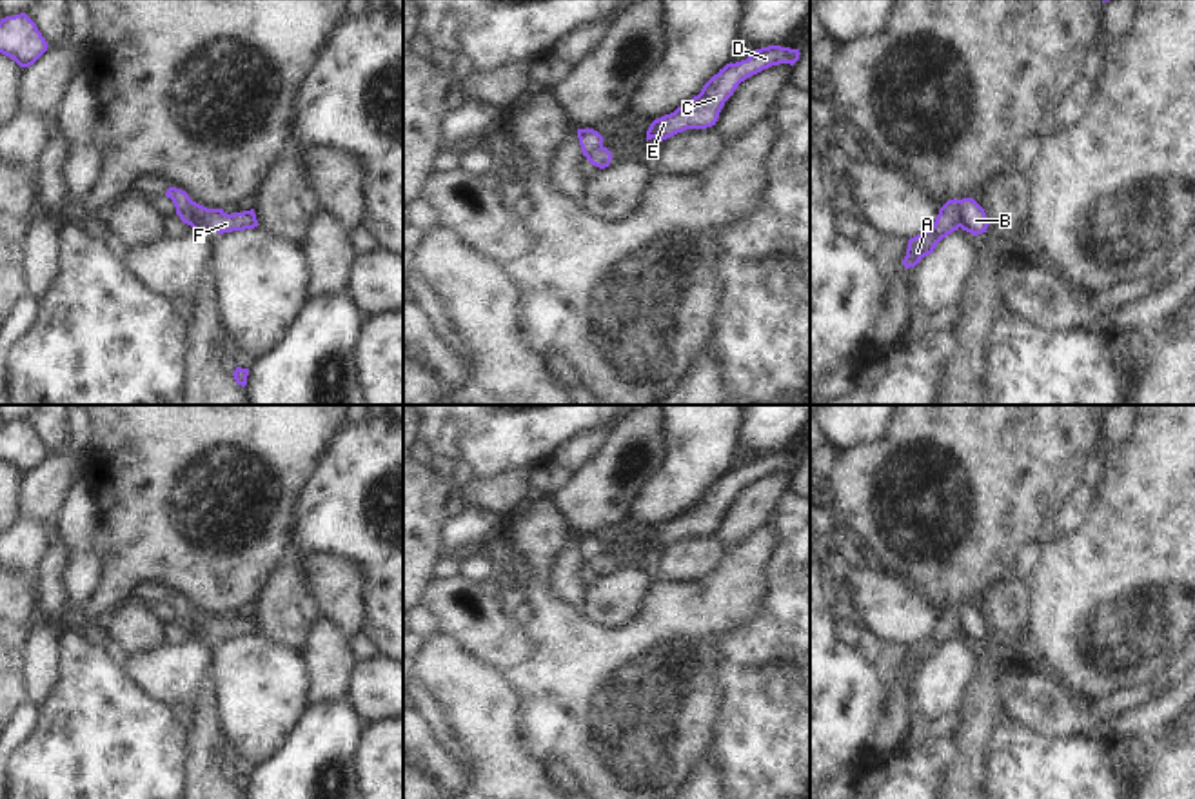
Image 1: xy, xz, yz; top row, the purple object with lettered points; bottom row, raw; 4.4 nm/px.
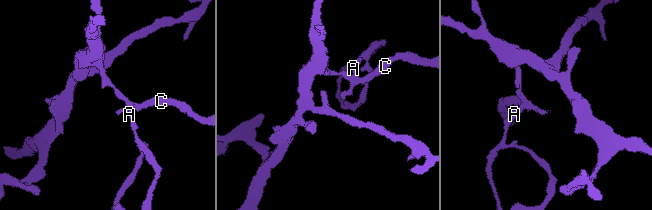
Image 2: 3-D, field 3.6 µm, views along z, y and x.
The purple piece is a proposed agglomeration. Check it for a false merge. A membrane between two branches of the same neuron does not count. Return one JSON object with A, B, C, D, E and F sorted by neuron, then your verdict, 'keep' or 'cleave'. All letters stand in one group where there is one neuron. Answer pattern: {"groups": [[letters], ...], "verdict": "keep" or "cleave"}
{"groups": [["A"], ["B", "C", "D", "E", "F"]], "verdict": "cleave"}

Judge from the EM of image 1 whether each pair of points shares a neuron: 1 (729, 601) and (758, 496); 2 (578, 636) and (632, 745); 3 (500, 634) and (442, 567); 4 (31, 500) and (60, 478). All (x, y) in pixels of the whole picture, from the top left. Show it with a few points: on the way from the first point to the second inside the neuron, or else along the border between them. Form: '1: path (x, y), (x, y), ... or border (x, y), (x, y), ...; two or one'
1: border (767, 520), (740, 542), (727, 545); two
2: path (578, 663), (582, 680), (620, 718); one
3: border (456, 574), (436, 580); two
4: path (39, 494), (53, 480); one

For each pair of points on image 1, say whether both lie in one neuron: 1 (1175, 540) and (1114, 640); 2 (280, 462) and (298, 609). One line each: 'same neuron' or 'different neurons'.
1: same neuron
2: different neurons

